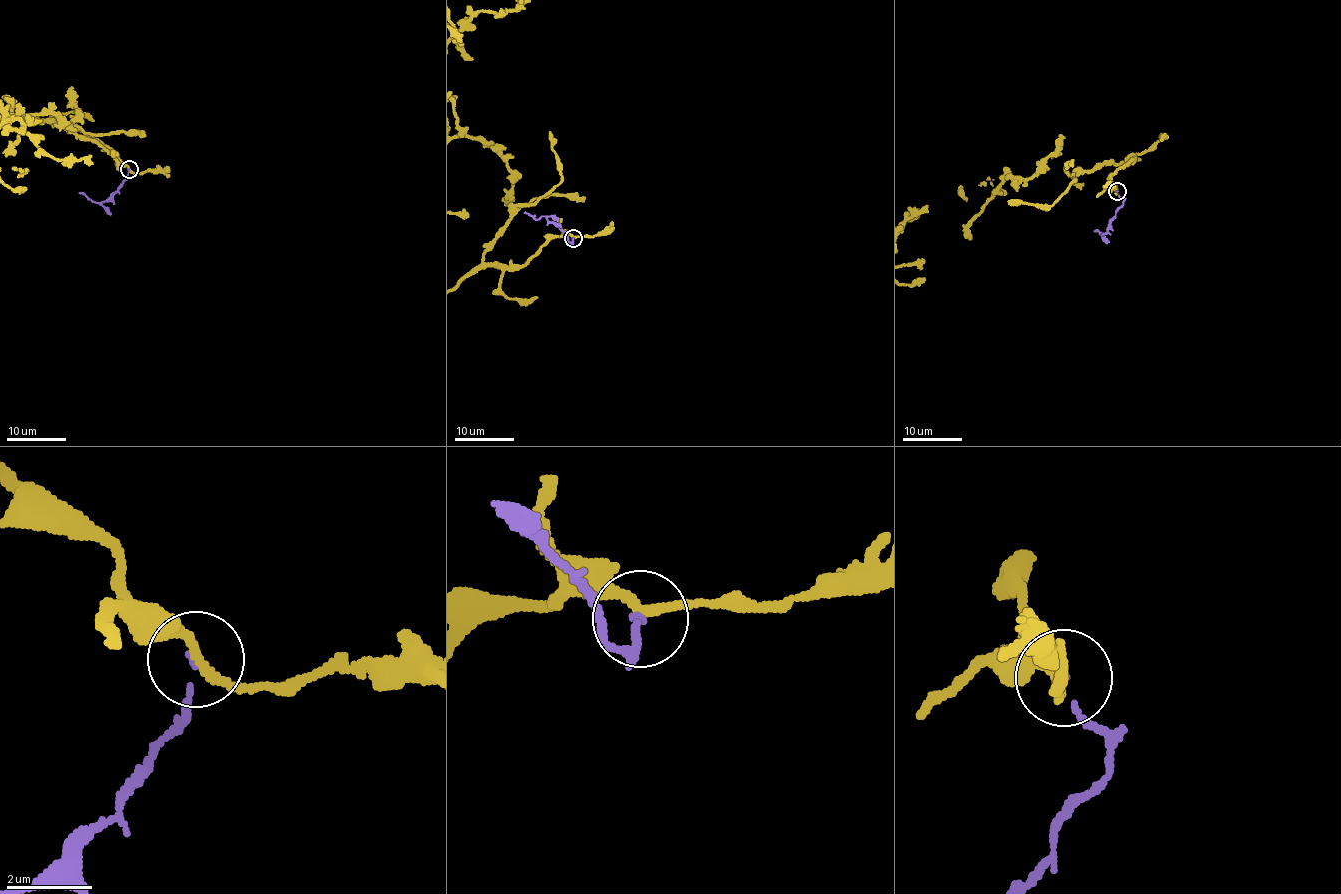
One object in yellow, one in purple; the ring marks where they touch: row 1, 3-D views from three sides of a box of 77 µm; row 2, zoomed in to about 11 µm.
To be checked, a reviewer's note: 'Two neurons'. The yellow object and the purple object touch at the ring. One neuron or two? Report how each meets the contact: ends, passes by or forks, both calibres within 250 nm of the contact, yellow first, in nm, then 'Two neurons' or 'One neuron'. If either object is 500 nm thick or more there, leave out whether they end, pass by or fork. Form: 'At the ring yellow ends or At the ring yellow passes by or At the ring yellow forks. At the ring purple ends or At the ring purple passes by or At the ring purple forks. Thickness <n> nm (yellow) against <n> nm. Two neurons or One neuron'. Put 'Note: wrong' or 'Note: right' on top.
Note: right
At the ring yellow passes by. At the ring purple ends. Thickness 240 nm (yellow) against 150 nm. Two neurons

